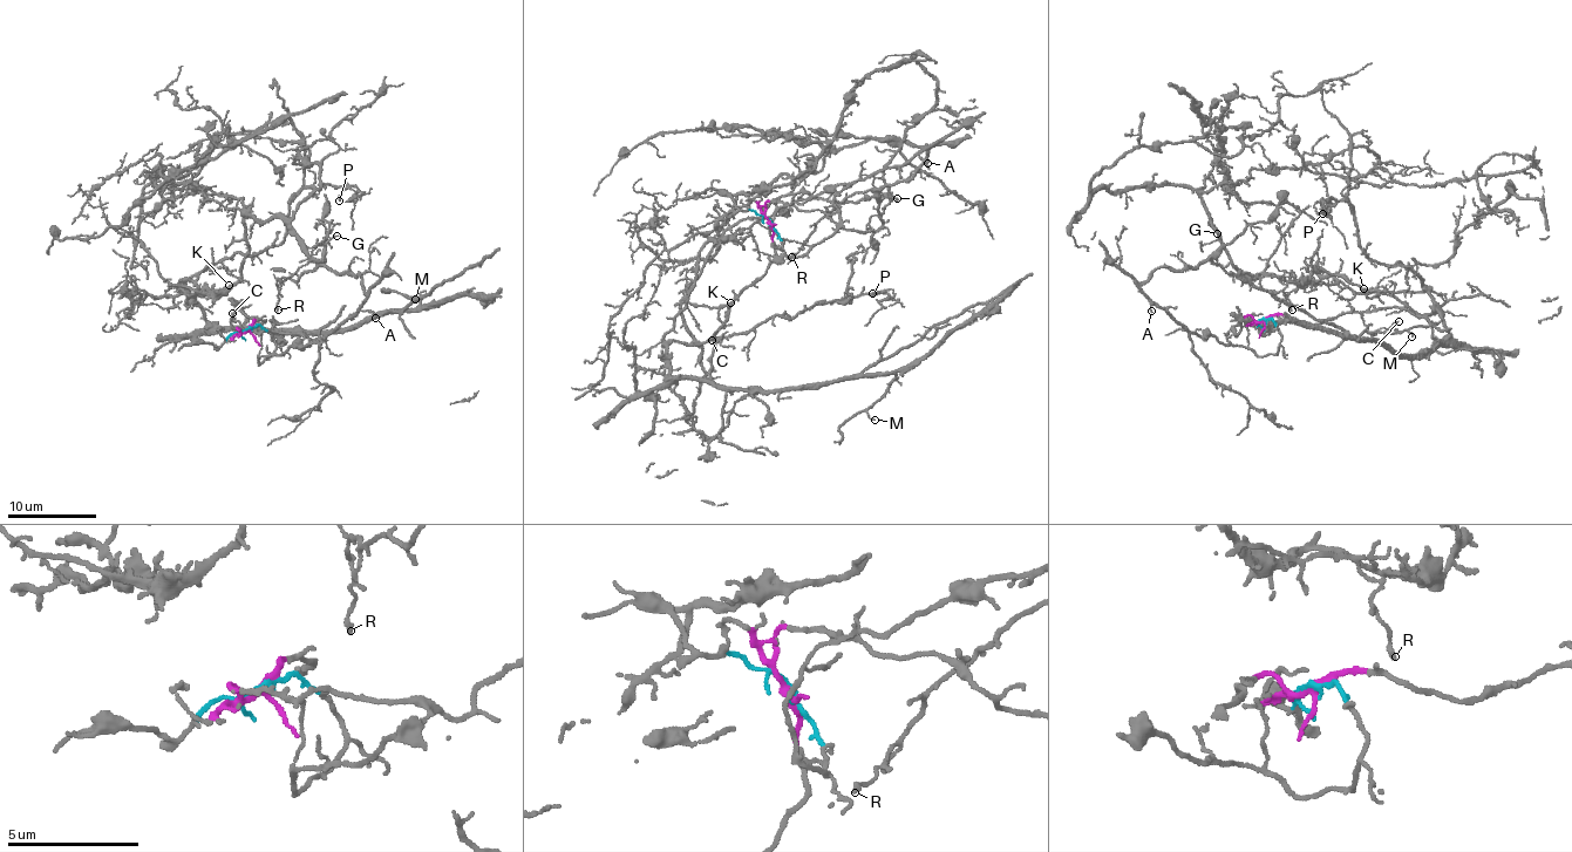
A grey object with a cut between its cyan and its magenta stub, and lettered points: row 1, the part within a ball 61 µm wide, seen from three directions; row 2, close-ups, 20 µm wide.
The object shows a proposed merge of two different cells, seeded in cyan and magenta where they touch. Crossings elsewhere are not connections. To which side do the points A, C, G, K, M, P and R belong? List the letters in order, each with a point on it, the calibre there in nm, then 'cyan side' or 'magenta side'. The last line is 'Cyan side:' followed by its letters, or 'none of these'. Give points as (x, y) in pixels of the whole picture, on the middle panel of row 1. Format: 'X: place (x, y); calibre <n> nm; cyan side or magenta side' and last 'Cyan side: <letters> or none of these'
A: place (927, 163); calibre 170 nm; cyan side
C: place (712, 340); calibre 80 nm; magenta side
G: place (897, 198); calibre 130 nm; cyan side
K: place (730, 302); calibre 120 nm; magenta side
M: place (875, 420); calibre 110 nm; magenta side
P: place (872, 293); calibre 120 nm; magenta side
R: place (791, 257); calibre 170 nm; cyan side
Cyan side: A, G, R

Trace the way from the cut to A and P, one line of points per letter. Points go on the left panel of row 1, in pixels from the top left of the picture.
A: (247, 331), (260, 326), (276, 340), (274, 352), (258, 363), (291, 346), (320, 343), (361, 309), (375, 318)
P: (247, 331), (265, 320), (229, 299), (238, 326), (209, 325), (186, 280), (277, 247), (304, 189), (339, 200)

